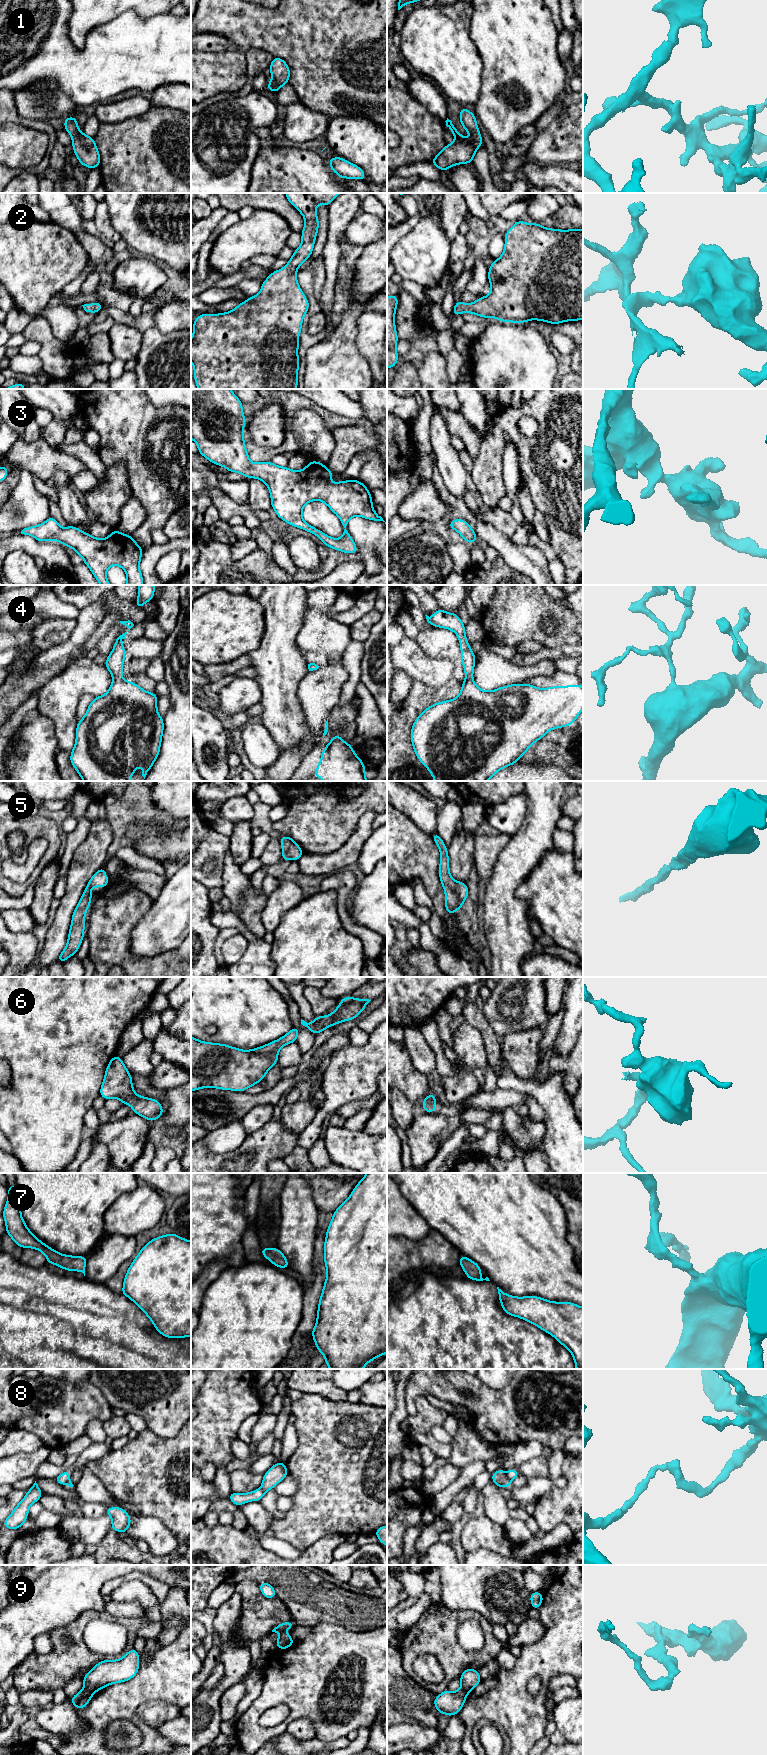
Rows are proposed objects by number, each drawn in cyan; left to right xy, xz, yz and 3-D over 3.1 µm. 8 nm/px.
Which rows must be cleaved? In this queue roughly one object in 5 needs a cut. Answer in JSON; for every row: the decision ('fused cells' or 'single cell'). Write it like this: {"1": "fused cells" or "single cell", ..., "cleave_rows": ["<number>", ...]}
{"1": "single cell", "2": "single cell", "3": "single cell", "4": "single cell", "5": "single cell", "6": "single cell", "7": "single cell", "8": "fused cells", "9": "fused cells", "cleave_rows": ["8", "9"]}

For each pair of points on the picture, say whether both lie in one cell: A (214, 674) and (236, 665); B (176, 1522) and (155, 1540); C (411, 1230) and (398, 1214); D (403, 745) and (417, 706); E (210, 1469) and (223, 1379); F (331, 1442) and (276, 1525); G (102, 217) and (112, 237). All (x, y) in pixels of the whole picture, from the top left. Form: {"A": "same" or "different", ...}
{"A": "same", "B": "different", "C": "same", "D": "same", "E": "different", "F": "same", "G": "same"}

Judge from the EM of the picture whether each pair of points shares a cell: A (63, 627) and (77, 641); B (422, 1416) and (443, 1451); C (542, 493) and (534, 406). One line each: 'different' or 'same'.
A: different
B: same
C: same

